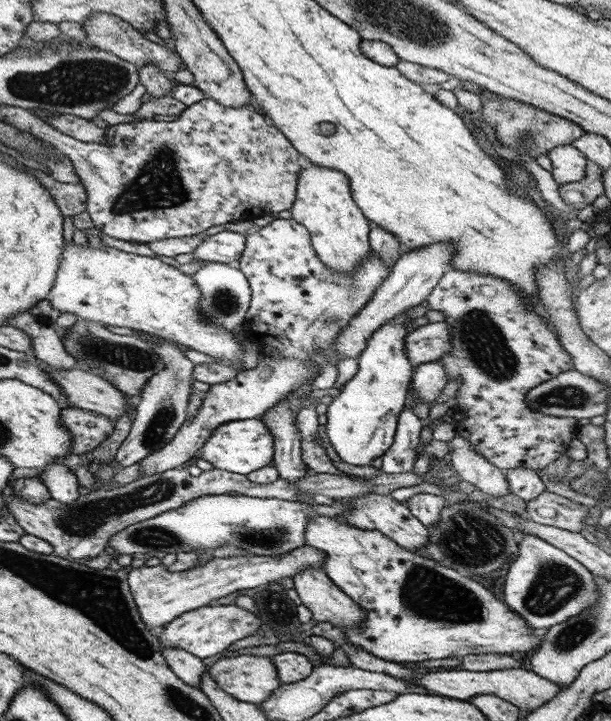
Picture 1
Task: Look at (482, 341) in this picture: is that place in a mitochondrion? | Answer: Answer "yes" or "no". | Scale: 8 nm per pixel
yes

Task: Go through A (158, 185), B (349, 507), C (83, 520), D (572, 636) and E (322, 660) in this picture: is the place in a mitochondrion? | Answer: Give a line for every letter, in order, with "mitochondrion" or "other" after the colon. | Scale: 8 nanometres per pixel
A: mitochondrion
B: other
C: mitochondrion
D: mitochondrion
E: other

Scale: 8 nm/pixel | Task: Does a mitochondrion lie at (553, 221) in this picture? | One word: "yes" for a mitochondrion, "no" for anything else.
no

